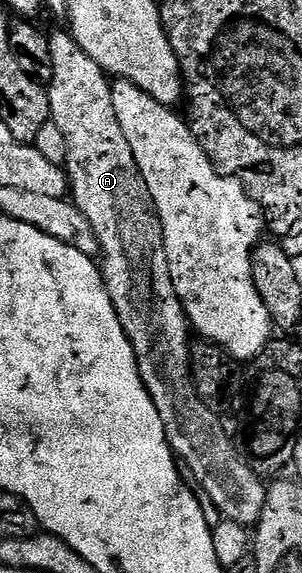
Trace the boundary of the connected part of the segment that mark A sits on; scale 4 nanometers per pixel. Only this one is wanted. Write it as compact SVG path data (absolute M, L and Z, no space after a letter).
M68 29L52 31L49 34L49 43L51 64L55 64L53 78L47 84L49 113L51 121L59 124L63 136L67 136L67 160L64 169L69 176L71 200L77 205L79 212L83 212L83 216L91 220L91 228L97 234L97 242L101 246L100 257L105 258L105 266L103 262L100 267L101 277L104 278L107 292L115 304L115 312L123 324L123 332L127 340L131 340L131 348L139 364L139 376L151 400L155 400L155 408L159 408L169 447L183 463L184 469L193 473L192 481L199 490L201 485L200 493L213 501L214 508L221 513L220 517L224 521L246 528L256 527L263 512L267 486L266 483L261 483L264 482L262 475L256 474L249 467L238 443L229 439L224 424L217 419L220 418L218 411L212 410L203 401L193 383L189 319L185 317L185 310L175 292L175 284L171 284L171 268L167 264L163 228L151 200L151 192L147 192L147 180L143 180L143 172L139 172L139 164L135 164L131 144L127 144L127 136L123 136L123 128L119 128L119 119L115 117L115 108L111 104L113 87L110 75L106 74L103 68L99 68L99 64L95 64L95 60L91 60L91 56L87 56L83 48L79 48Z

